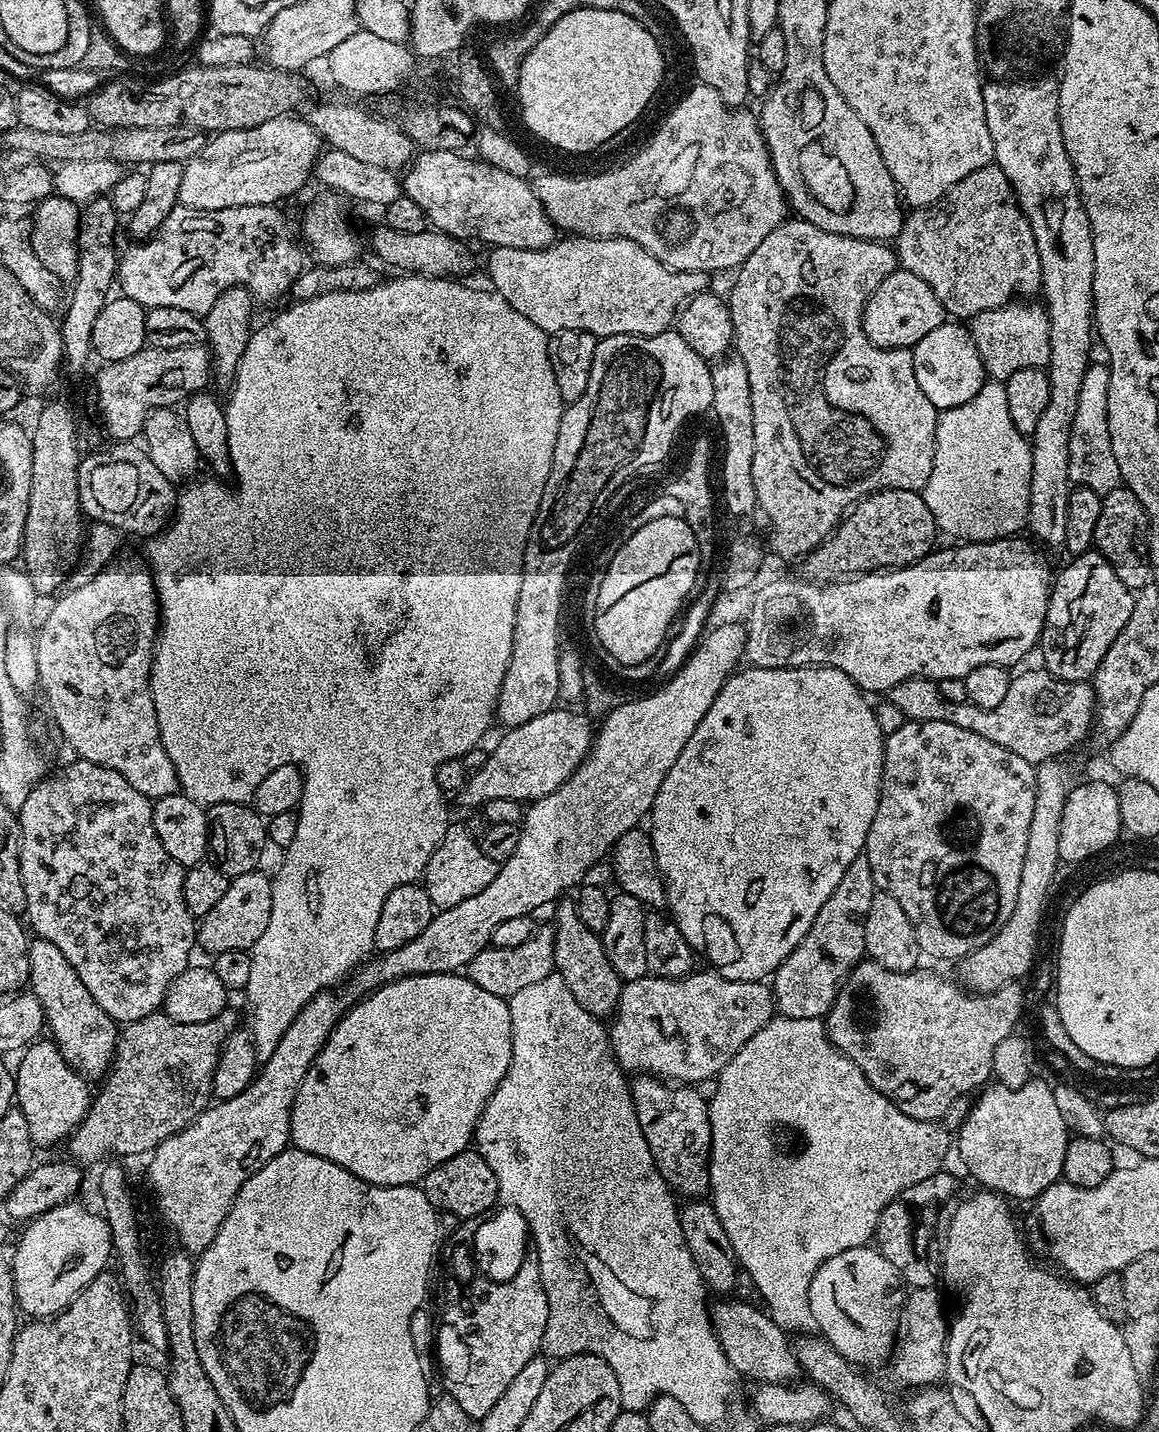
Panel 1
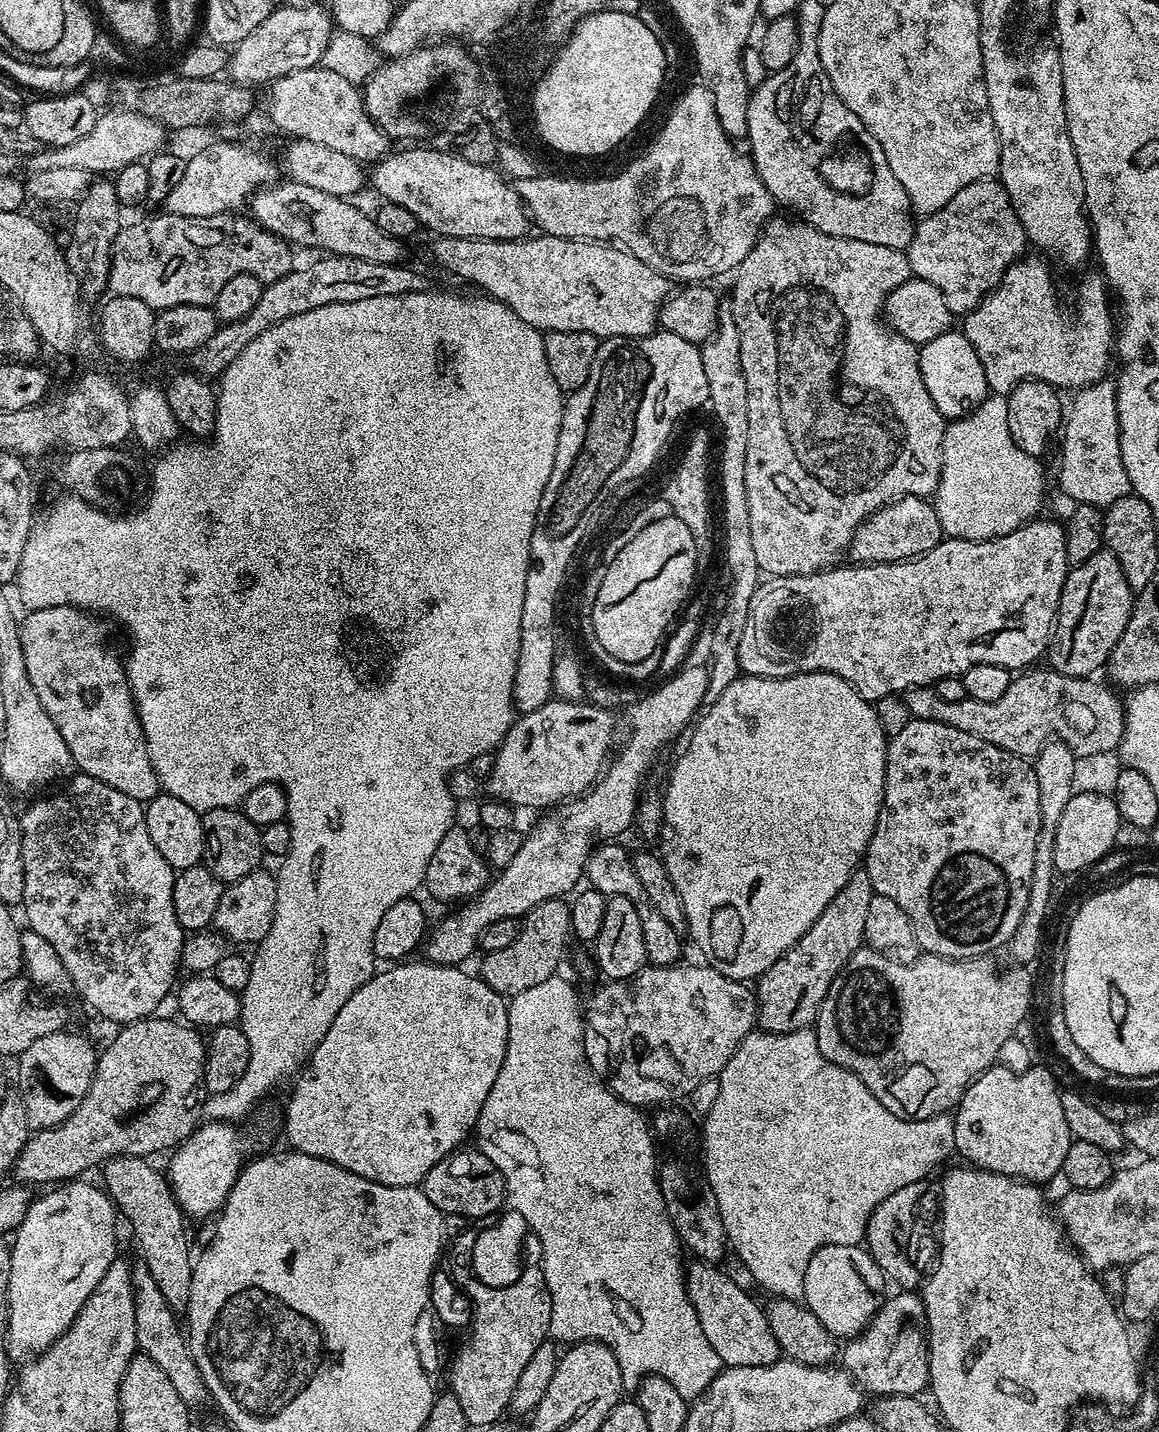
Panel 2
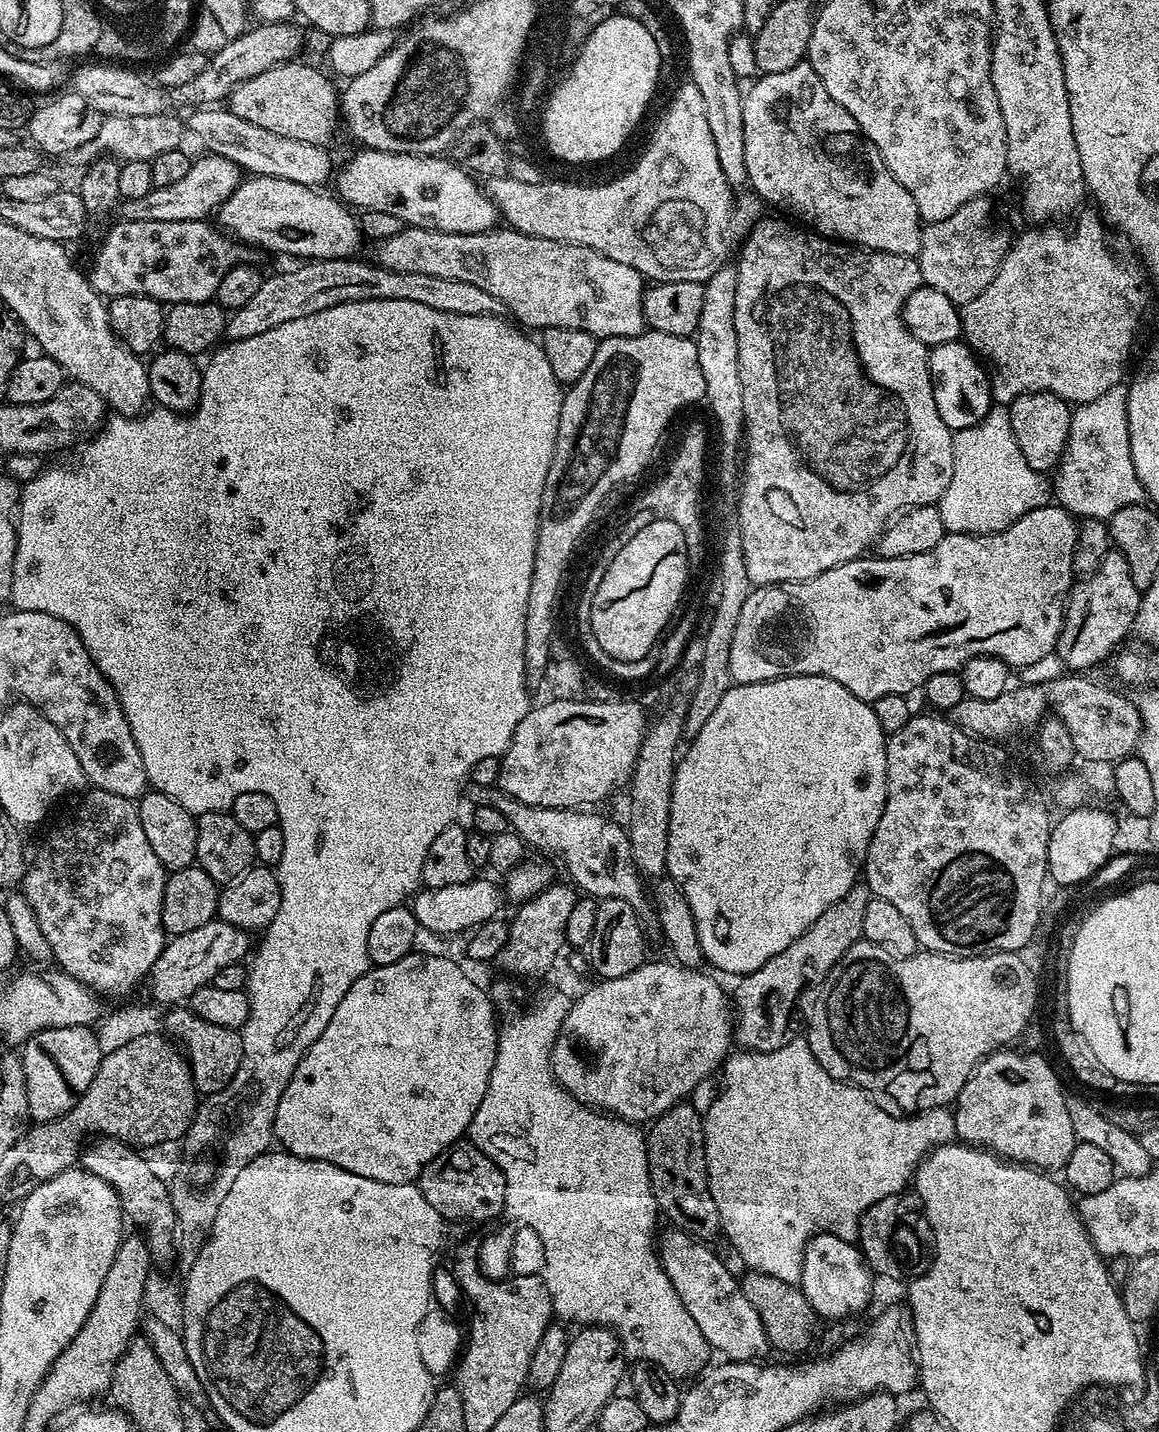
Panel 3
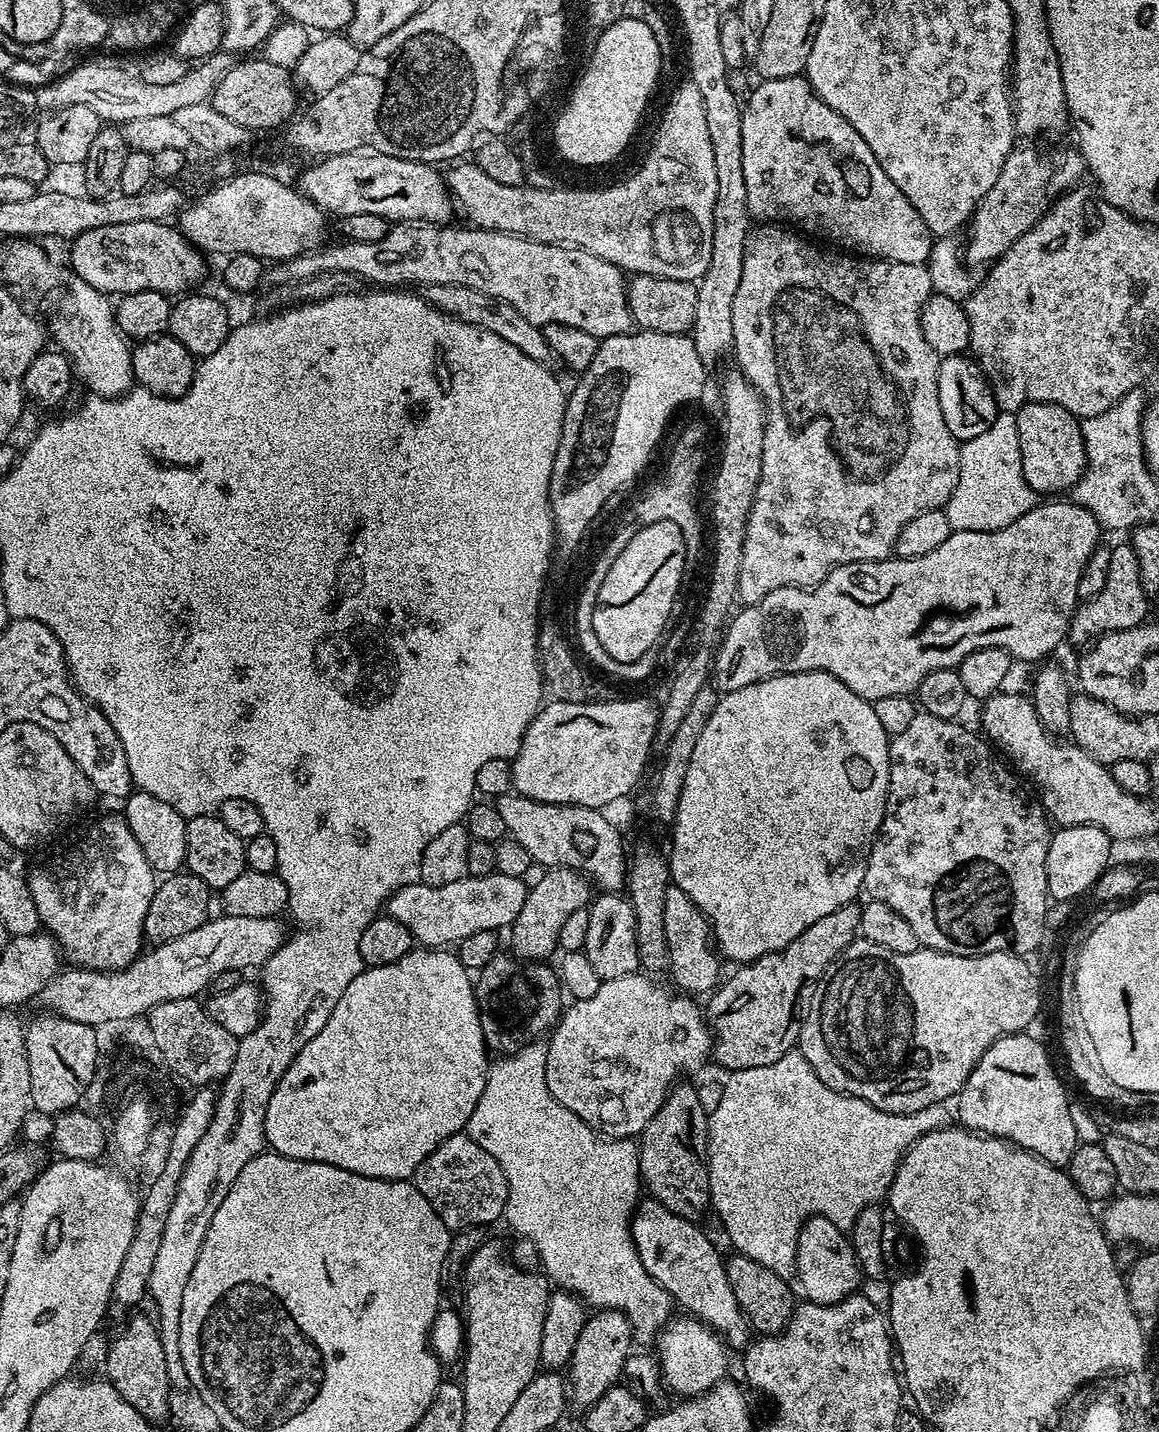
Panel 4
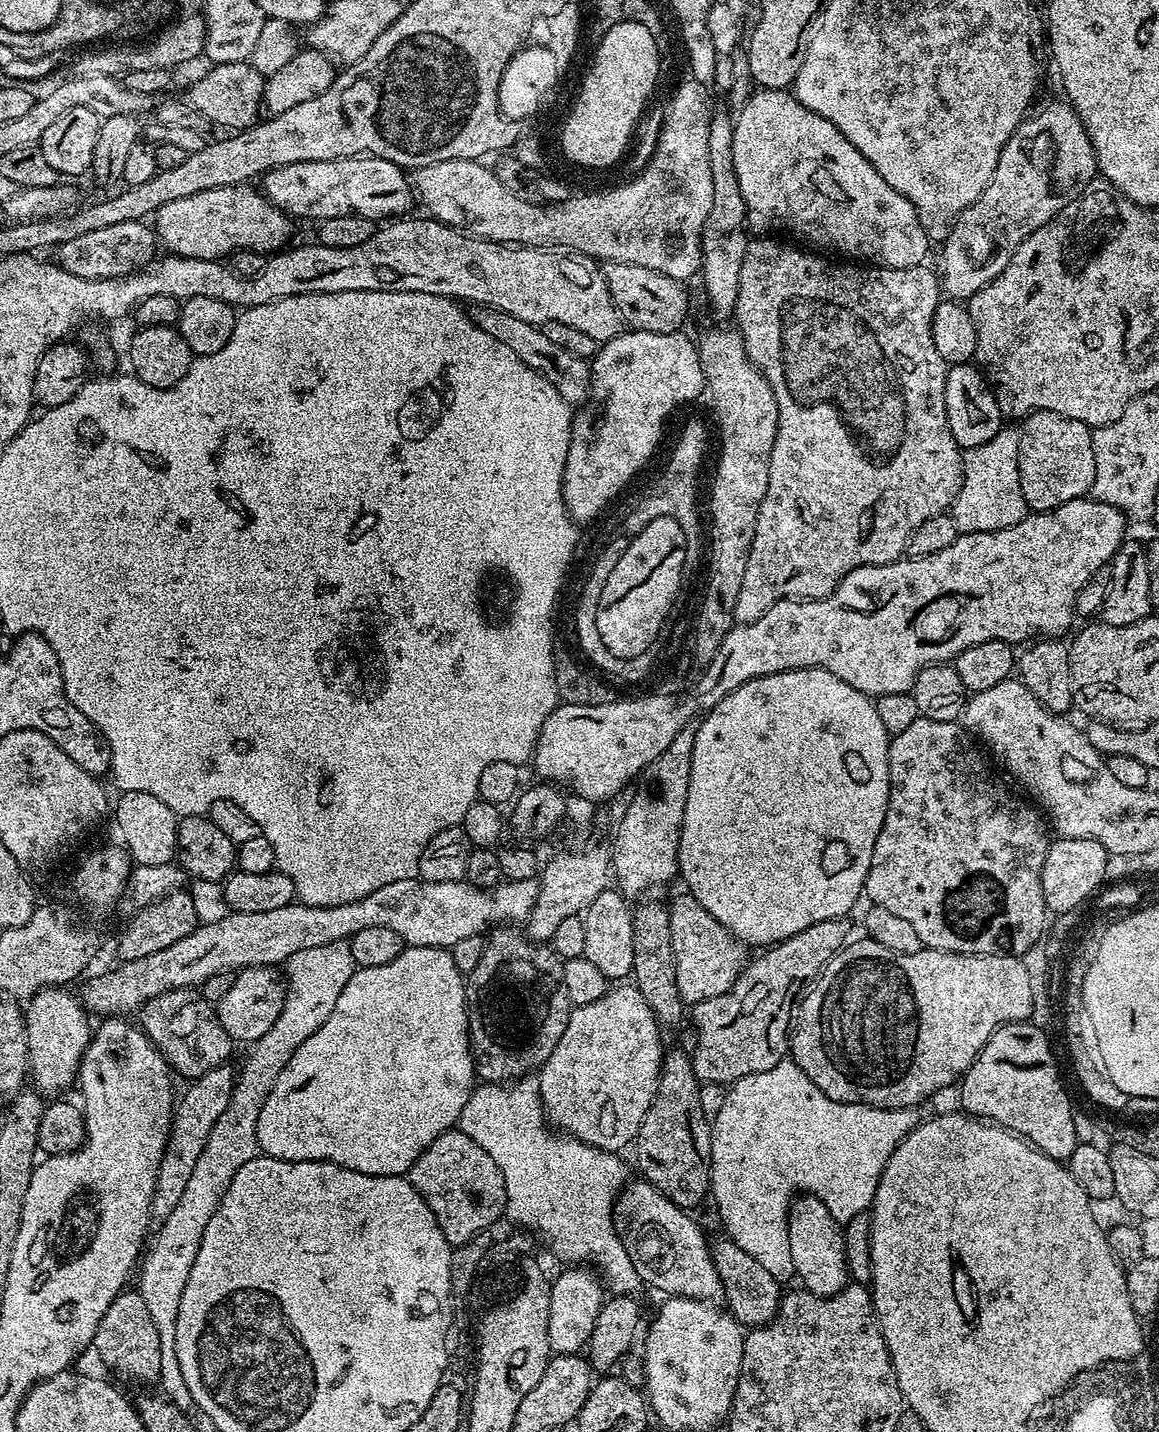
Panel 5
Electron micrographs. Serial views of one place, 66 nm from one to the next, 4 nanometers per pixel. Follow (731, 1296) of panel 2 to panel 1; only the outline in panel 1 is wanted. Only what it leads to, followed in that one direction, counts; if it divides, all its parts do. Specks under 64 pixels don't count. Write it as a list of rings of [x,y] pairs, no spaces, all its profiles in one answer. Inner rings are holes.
[[[720,1298],[711,1305],[712,1328],[716,1331],[718,1342],[726,1354],[726,1358],[732,1366],[732,1371],[741,1377],[749,1376],[750,1379],[765,1384],[786,1384],[795,1381],[801,1375],[800,1364],[792,1353],[789,1333],[774,1323],[771,1316],[763,1307],[755,1308],[752,1304],[743,1304],[740,1300],[728,1300],[732,1298]]]

